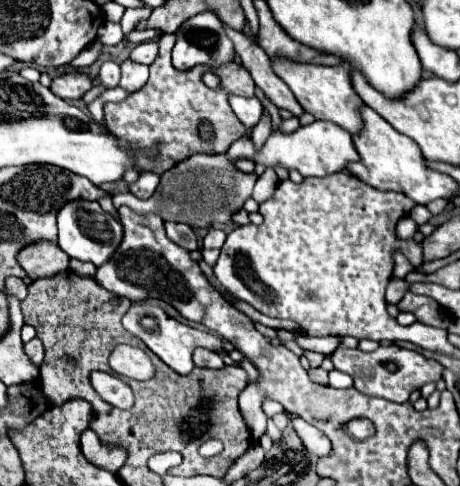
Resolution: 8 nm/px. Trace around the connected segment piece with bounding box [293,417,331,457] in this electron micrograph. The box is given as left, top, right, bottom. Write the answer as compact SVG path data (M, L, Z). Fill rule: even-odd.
M295 417L293 419L293 429L299 435L299 439L303 441L303 447L307 447L309 453L317 455L317 457L325 457L331 453L331 441L313 425L309 425L307 421Z

